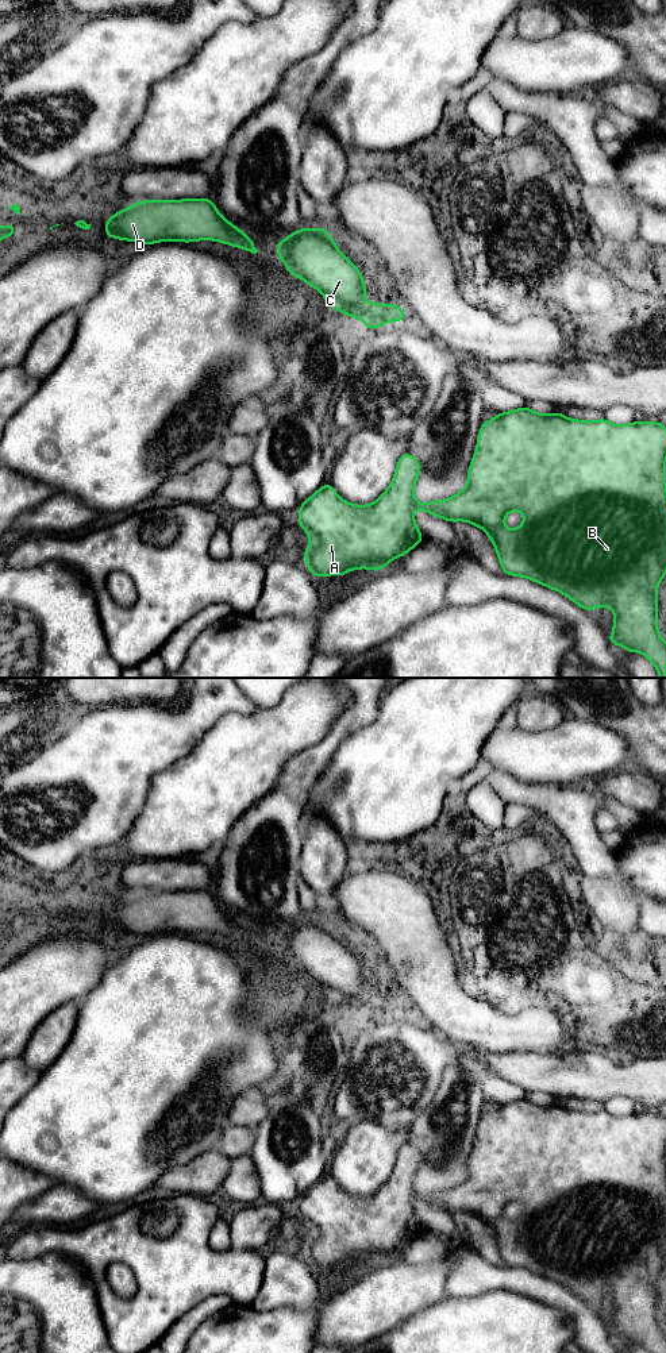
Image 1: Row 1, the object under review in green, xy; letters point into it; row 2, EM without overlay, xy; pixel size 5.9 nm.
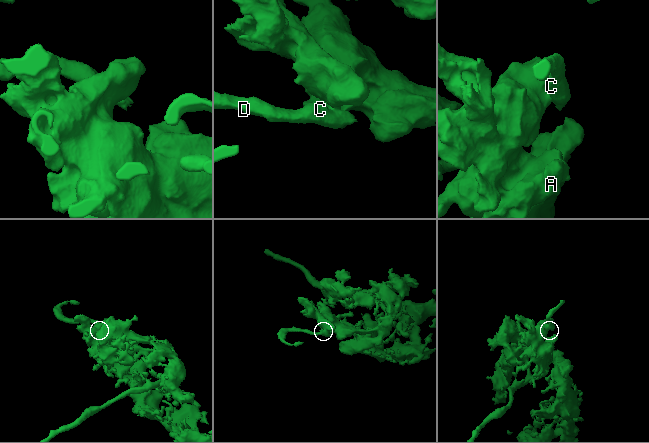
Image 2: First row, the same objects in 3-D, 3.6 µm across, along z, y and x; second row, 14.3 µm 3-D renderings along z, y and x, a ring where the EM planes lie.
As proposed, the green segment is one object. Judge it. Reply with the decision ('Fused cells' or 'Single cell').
Fused cells

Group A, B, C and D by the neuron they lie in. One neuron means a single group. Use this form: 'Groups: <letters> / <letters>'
Groups: A B / C D

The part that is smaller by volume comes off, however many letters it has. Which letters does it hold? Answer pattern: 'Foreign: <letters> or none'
Foreign: C, D

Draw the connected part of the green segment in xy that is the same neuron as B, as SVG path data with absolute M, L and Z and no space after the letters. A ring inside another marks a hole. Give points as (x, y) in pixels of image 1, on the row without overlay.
M528 1098L497 1103L494 1110L481 1115L465 1180L450 1190L427 1195L415 1191L413 1179L420 1165L420 1153L409 1144L400 1148L392 1175L370 1196L342 1191L326 1173L299 1198L299 1217L309 1227L303 1250L315 1269L343 1268L357 1260L376 1264L424 1233L413 1210L416 1200L449 1214L467 1213L482 1219L493 1233L504 1265L528 1269L559 1283L588 1303L609 1298L615 1312L613 1323L607 1329L612 1337L623 1337L628 1346L639 1342L650 1353L666 1353L666 1333L659 1327L657 1317L657 1280L666 1267L665 1155L666 1117L658 1113L616 1117L604 1109L585 1113L569 1110L561 1103L540 1106ZM512 1202L520 1202L524 1214L507 1221L505 1207Z

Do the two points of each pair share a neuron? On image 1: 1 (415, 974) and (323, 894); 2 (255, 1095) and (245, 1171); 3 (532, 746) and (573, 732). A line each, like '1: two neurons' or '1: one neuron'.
1: two neurons
2: one neuron
3: one neuron

